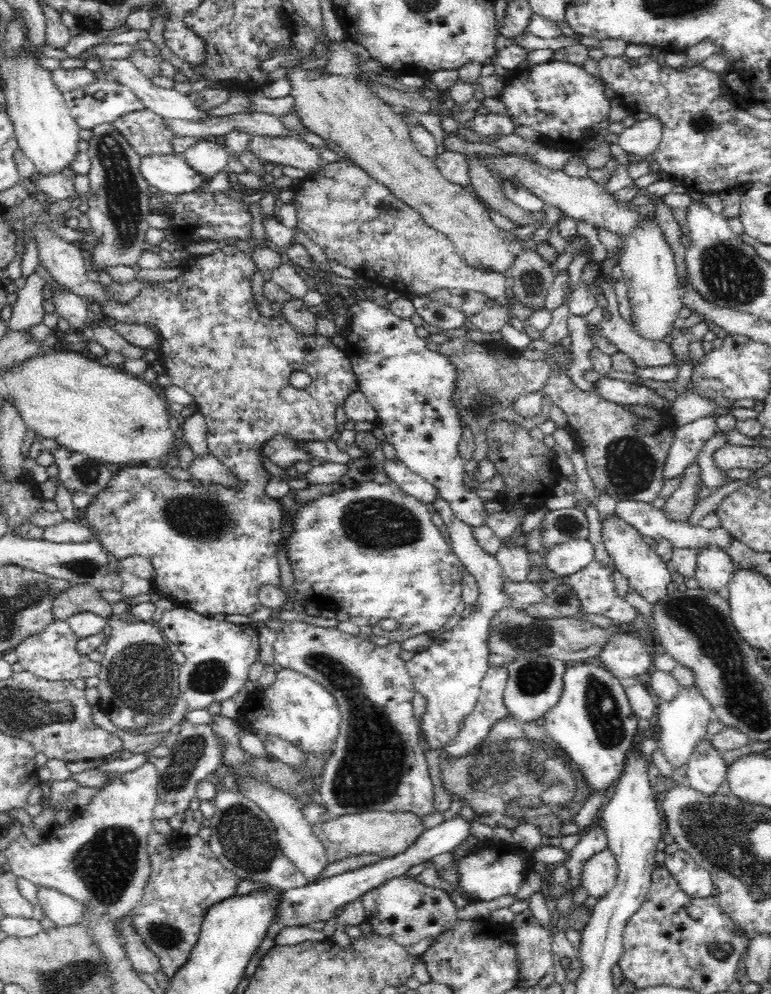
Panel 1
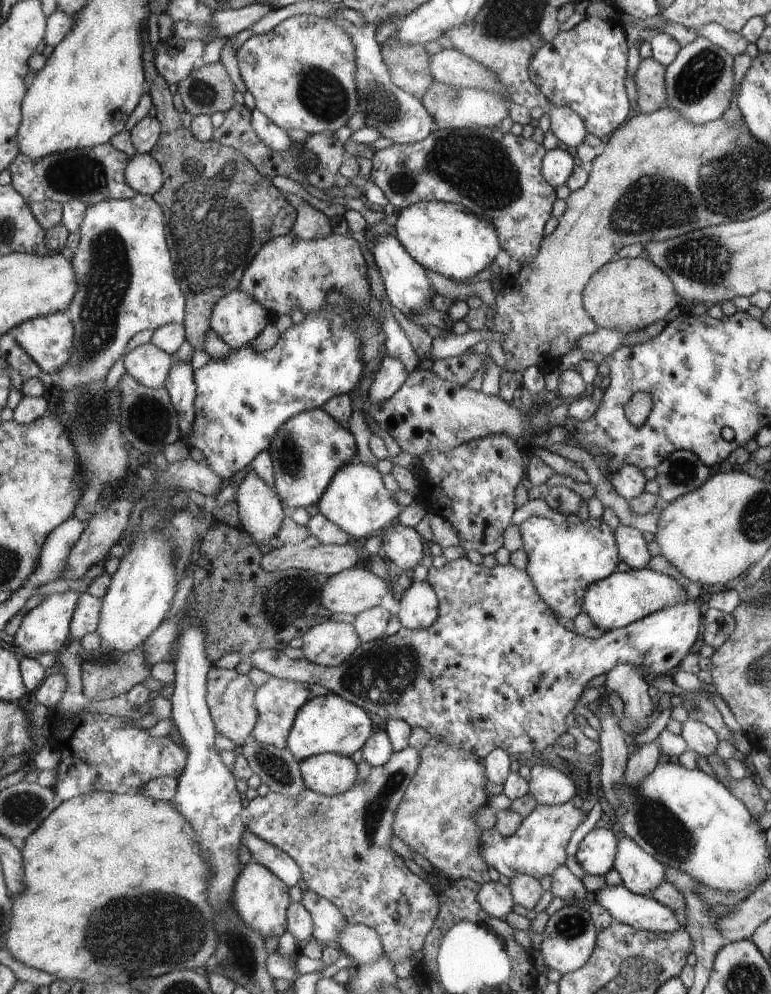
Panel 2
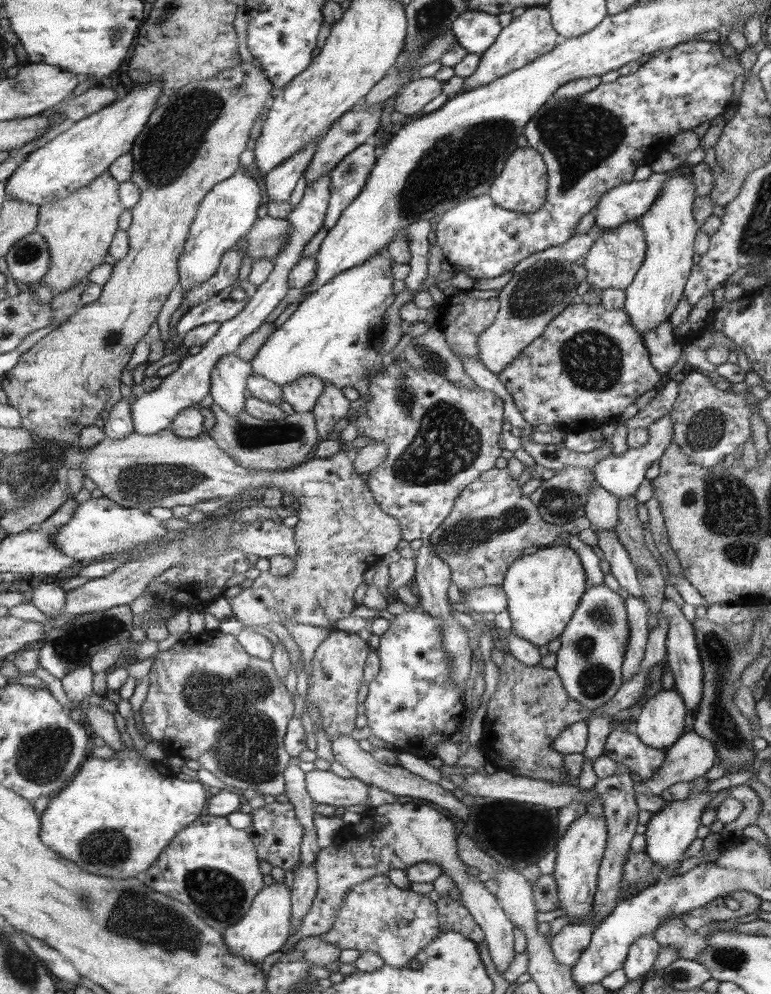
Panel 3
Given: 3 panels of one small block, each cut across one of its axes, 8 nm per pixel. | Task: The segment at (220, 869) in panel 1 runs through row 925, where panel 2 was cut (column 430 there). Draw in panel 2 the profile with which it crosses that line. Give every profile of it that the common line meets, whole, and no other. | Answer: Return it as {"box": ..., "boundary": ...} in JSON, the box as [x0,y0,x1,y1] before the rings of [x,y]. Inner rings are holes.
{"box":[370,127,556,264],"boundary":[[[500,127],[461,131],[437,128],[420,142],[394,143],[374,154],[370,182],[382,189],[397,211],[428,201],[464,206],[492,222],[500,233],[502,249],[526,264],[541,250],[556,190],[540,174],[544,146],[503,132]]]}

